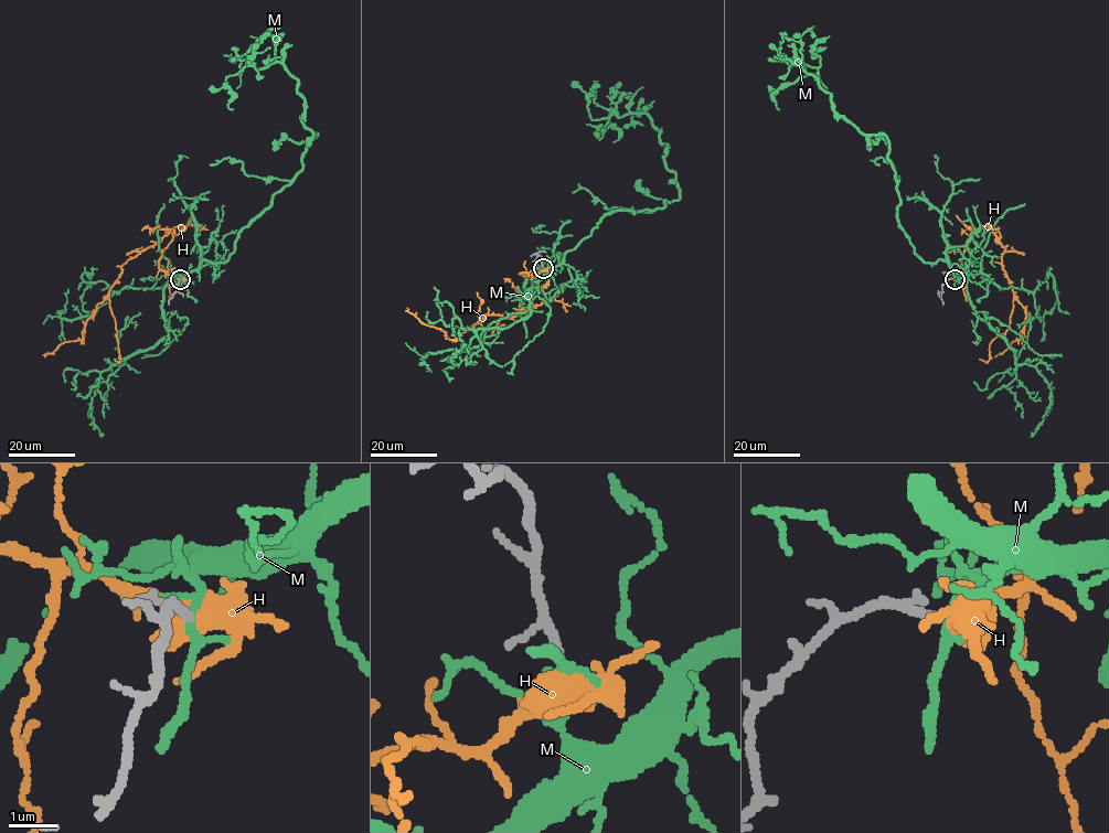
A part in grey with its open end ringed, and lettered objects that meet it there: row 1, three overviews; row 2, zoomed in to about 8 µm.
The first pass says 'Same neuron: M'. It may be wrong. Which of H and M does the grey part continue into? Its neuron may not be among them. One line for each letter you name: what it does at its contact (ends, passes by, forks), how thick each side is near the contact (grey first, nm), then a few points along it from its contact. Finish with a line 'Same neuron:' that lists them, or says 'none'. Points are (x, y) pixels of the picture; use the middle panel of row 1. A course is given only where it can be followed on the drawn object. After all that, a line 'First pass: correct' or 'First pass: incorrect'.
H: it forks there; 120 nm thick on the grey side, 480 nm on the other; it runs (543, 268), (521, 274), (541, 287), (545, 301), (509, 318), (484, 314), (454, 340), (407, 308)
Same neuron: H
First pass: incorrect

